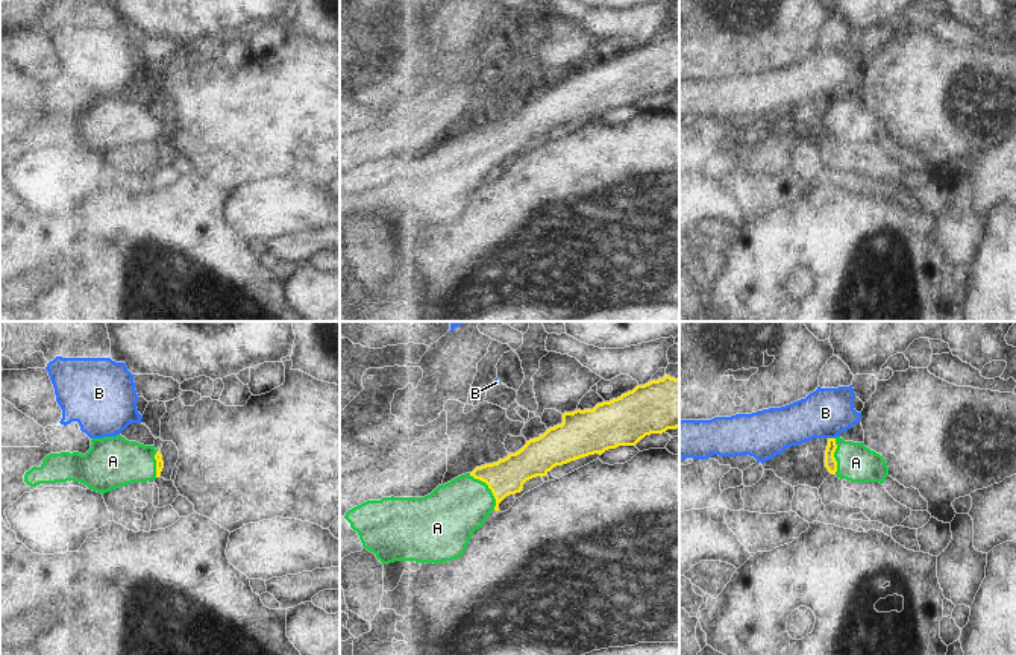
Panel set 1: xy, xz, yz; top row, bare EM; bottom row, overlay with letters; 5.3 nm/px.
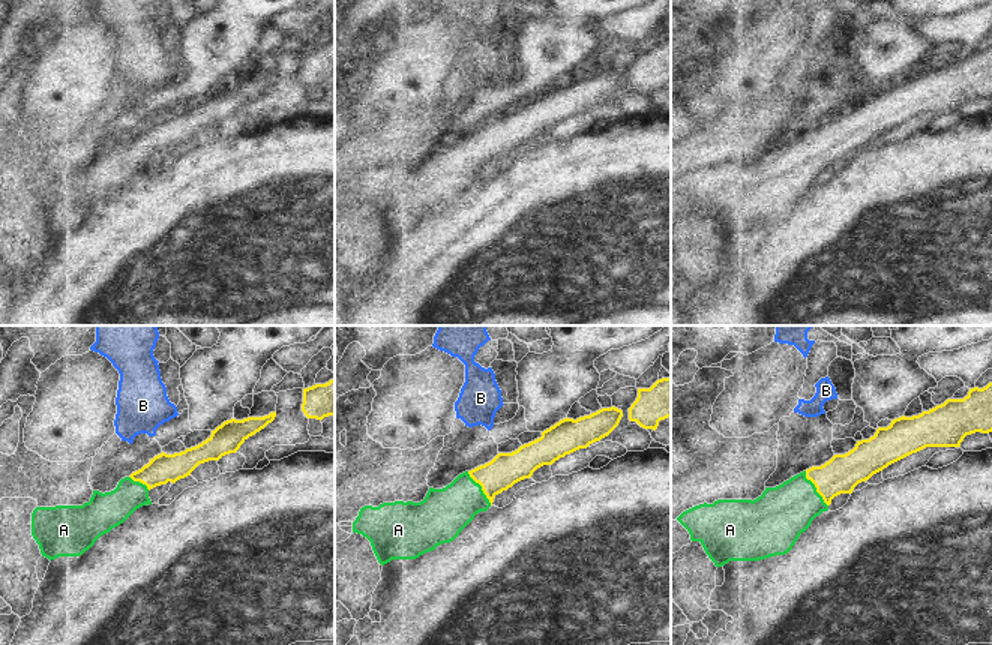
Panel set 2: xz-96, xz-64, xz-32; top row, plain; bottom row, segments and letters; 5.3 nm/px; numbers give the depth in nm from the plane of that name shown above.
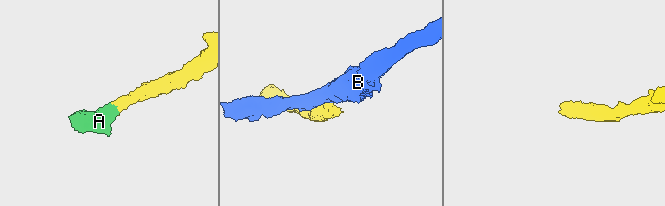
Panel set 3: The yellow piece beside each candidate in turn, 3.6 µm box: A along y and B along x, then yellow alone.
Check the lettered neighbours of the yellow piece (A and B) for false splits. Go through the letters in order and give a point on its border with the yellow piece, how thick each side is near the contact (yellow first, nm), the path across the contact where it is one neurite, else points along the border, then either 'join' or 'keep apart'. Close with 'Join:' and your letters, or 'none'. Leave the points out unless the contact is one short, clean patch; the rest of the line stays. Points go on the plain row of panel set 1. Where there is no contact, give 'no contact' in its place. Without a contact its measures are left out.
A: meets yellow in xz at (489, 147); 190 nm thick on the yellow side, 300 nm on the other; runs through xz (507, 137), (489, 147), (472, 156), (451, 175); join
B: meets yellow in yz at (831, 99); 60 nm thick on the yellow side, 260 nm on the other; border along yz (828, 97), (834, 99); keep apart
Join: A

